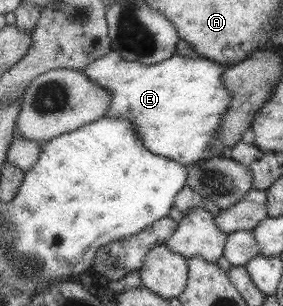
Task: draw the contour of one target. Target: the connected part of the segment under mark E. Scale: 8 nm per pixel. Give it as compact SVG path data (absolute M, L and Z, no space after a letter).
M112 51L101 57L93 65L85 69L85 76L93 79L101 86L109 89L113 96L113 103L109 107L107 117L127 117L140 132L140 137L151 152L165 155L171 160L176 160L186 167L196 164L205 158L213 157L210 151L216 142L224 116L229 111L232 96L224 82L226 67L197 53L187 56L171 56L163 62L143 64L143 62L129 62L121 57L121 53Z

